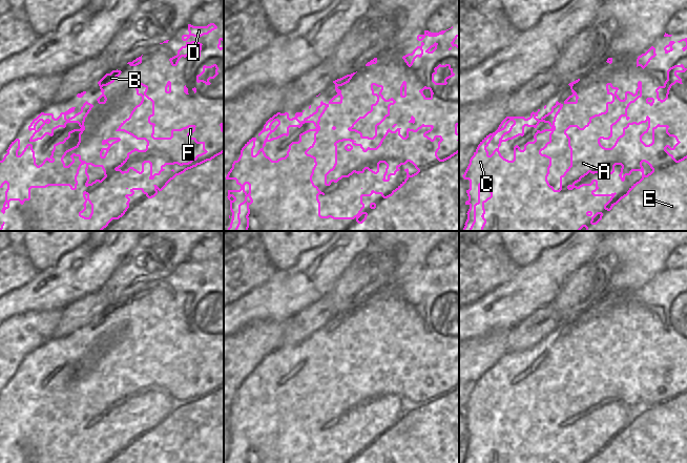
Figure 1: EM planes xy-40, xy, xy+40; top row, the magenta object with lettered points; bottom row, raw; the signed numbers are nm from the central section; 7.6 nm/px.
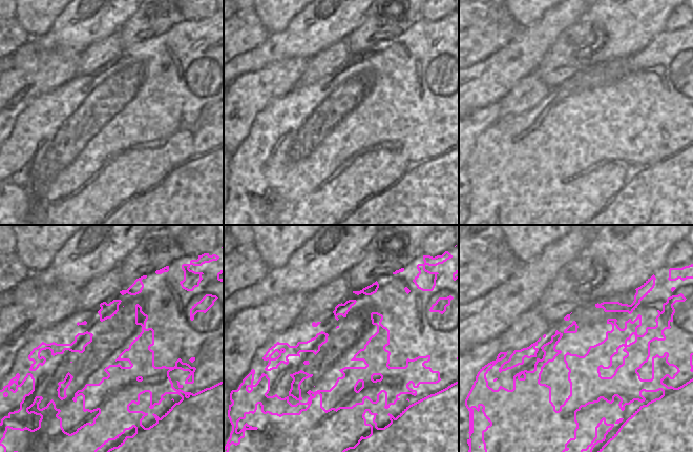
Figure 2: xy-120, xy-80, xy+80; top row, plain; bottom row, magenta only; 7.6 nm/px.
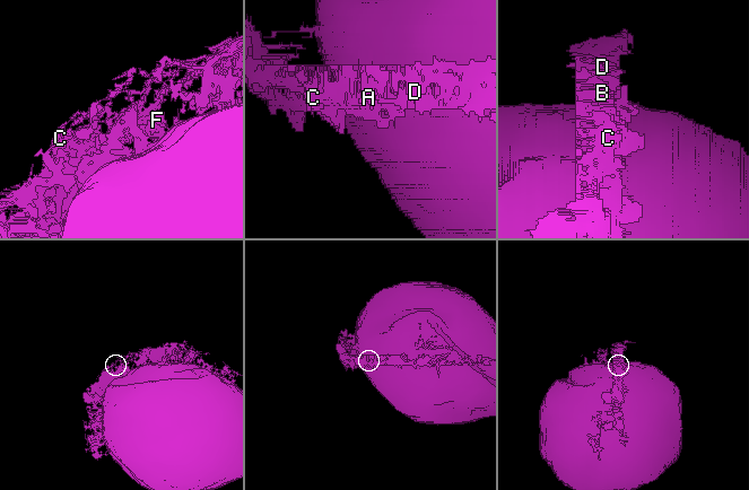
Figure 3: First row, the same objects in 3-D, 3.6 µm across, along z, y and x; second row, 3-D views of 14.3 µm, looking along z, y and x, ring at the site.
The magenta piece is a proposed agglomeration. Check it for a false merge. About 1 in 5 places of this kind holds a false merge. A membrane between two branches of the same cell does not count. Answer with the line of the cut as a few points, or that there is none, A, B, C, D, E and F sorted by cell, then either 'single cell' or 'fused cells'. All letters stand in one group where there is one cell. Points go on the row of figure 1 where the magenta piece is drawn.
no cut | A B C D E F | single cell

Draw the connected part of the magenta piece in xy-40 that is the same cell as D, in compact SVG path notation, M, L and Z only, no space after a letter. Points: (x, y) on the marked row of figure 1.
M210 23L207 26L193 26L191 24L188 24L189 34L182 36L182 40L186 42L186 45L182 46L178 50L176 56L169 59L171 65L176 66L182 57L186 58L187 56L195 56L195 57L200 58L203 44L197 41L188 42L187 40L191 36L202 37L204 35L208 35L209 33L211 33L212 30L214 30L216 28L217 28L217 26L214 23Z

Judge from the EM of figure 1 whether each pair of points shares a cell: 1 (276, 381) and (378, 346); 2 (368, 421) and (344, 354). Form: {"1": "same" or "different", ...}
{"1": "same", "2": "same"}

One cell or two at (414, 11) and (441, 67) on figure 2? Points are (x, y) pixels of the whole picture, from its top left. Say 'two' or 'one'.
two

